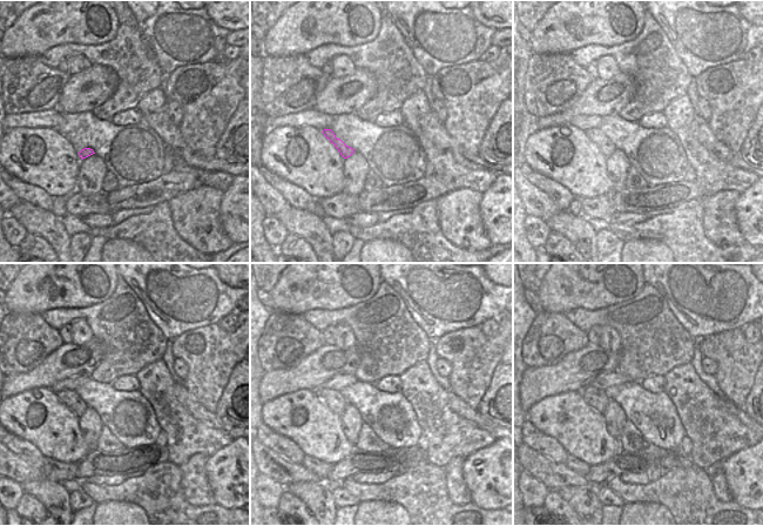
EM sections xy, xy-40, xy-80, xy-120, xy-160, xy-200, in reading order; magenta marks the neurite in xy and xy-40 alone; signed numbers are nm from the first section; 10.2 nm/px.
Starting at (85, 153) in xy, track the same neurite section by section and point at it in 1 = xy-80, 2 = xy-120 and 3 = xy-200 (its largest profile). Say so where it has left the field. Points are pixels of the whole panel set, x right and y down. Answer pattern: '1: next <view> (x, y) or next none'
1: next xy-80 (595, 135)
2: next xy-120 (72, 399)
3: next xy-200 (596, 398)

